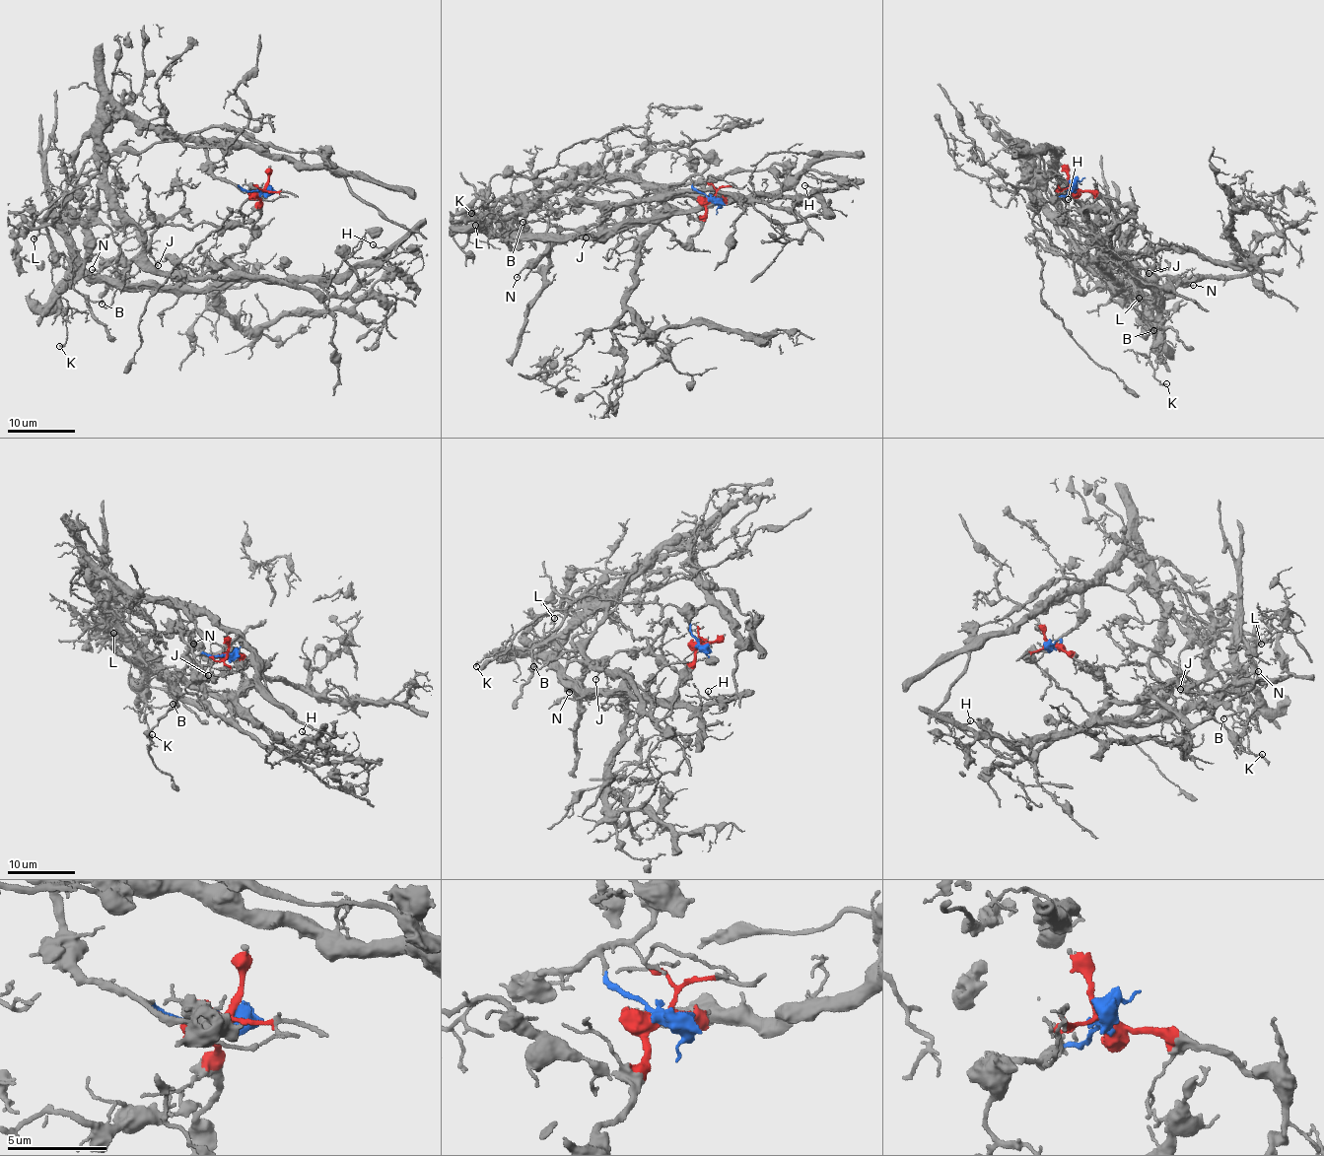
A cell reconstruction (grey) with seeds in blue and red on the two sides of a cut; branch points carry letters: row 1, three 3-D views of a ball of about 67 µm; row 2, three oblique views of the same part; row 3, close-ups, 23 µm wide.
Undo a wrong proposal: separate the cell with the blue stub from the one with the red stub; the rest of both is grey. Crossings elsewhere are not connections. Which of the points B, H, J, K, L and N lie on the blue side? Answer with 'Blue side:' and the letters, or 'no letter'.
Blue side: B

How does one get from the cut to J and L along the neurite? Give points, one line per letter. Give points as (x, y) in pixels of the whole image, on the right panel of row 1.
J: (1073, 186), (1111, 196), (1130, 210), (1133, 228), (1116, 256), (1156, 301), (1148, 299), (1140, 267), (1148, 273)
L: (1073, 186), (1111, 196), (1130, 210), (1133, 228), (1117, 258), (1155, 296), (1161, 309), (1135, 291), (1139, 298)

